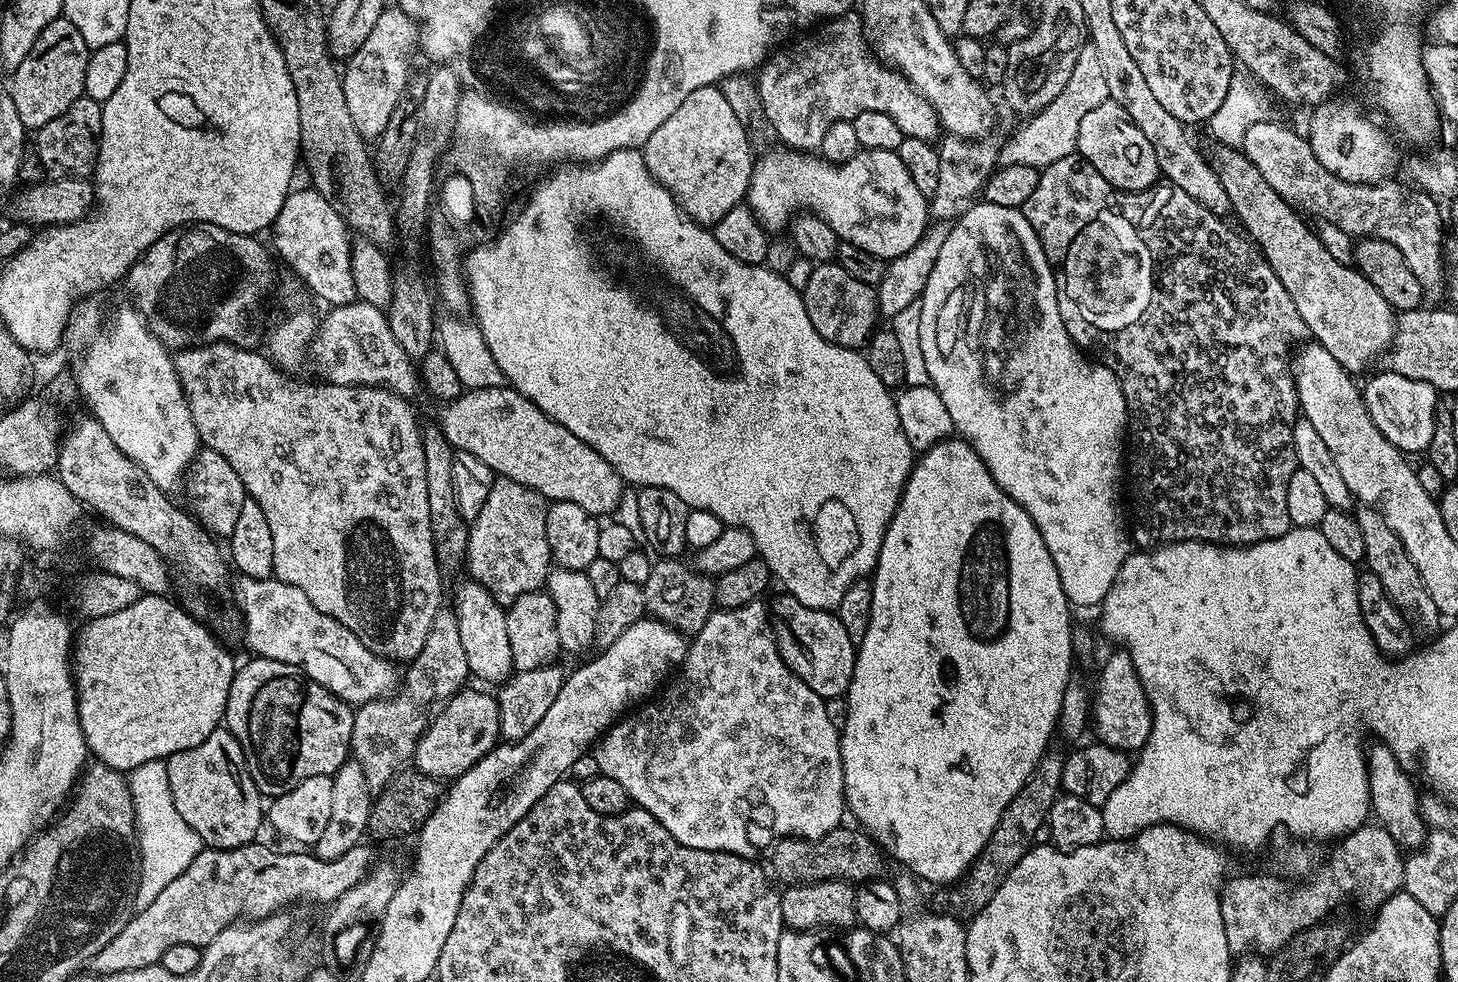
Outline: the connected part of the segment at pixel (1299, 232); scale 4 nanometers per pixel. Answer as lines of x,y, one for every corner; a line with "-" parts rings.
1219,143
1214,148
1210,152
1210,163
1222,186
1226,186
1226,194
1230,194
1234,216
1244,223
1243,231
1259,248
1278,282
1286,286
1286,294
1294,298
1294,306
1298,306
1298,314
1302,314
1311,339
1330,350
1347,372
1366,371
1379,356
1381,359
1387,353
1396,336
1397,313
1390,302
1374,290
1359,268
1338,262
1338,258
1326,250
1313,225
1308,225
1309,221
1280,197
1278,190
1262,178
1258,166
1254,166
1240,148
1227,148

